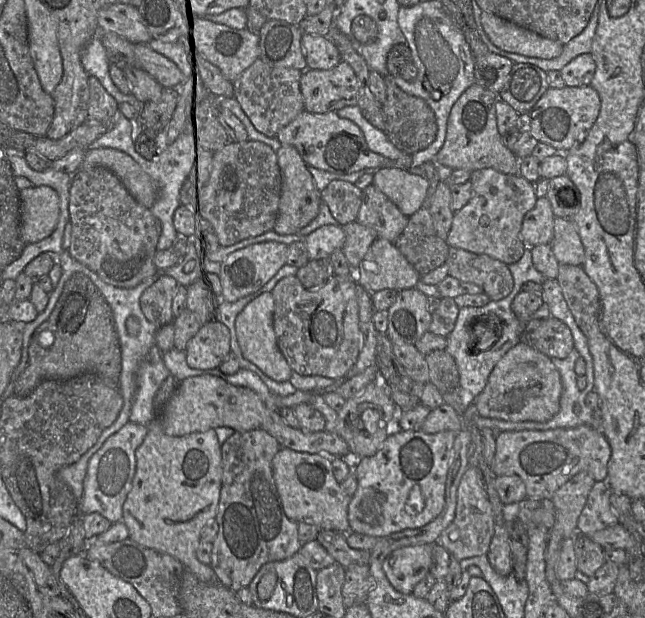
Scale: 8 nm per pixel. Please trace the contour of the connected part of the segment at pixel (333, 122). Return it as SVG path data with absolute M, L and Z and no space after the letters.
M304 110L276 138L282 145L297 148L308 166L328 172L351 174L359 170L397 166L395 161L371 151L359 126L349 119L341 118L335 111L311 113Z

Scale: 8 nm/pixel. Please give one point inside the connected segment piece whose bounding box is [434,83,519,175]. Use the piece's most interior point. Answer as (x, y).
(473, 142)

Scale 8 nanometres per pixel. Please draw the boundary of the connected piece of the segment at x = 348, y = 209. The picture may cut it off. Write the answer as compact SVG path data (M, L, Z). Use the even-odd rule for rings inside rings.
M333 180L322 191L321 199L341 226L357 220L362 204L362 190L355 184Z

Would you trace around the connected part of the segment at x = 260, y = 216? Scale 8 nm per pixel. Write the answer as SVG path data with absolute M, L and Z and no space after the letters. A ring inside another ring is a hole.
M257 140L230 141L213 154L213 161L207 197L198 210L204 228L215 230L213 234L218 245L232 246L273 230L282 187L277 152Z

